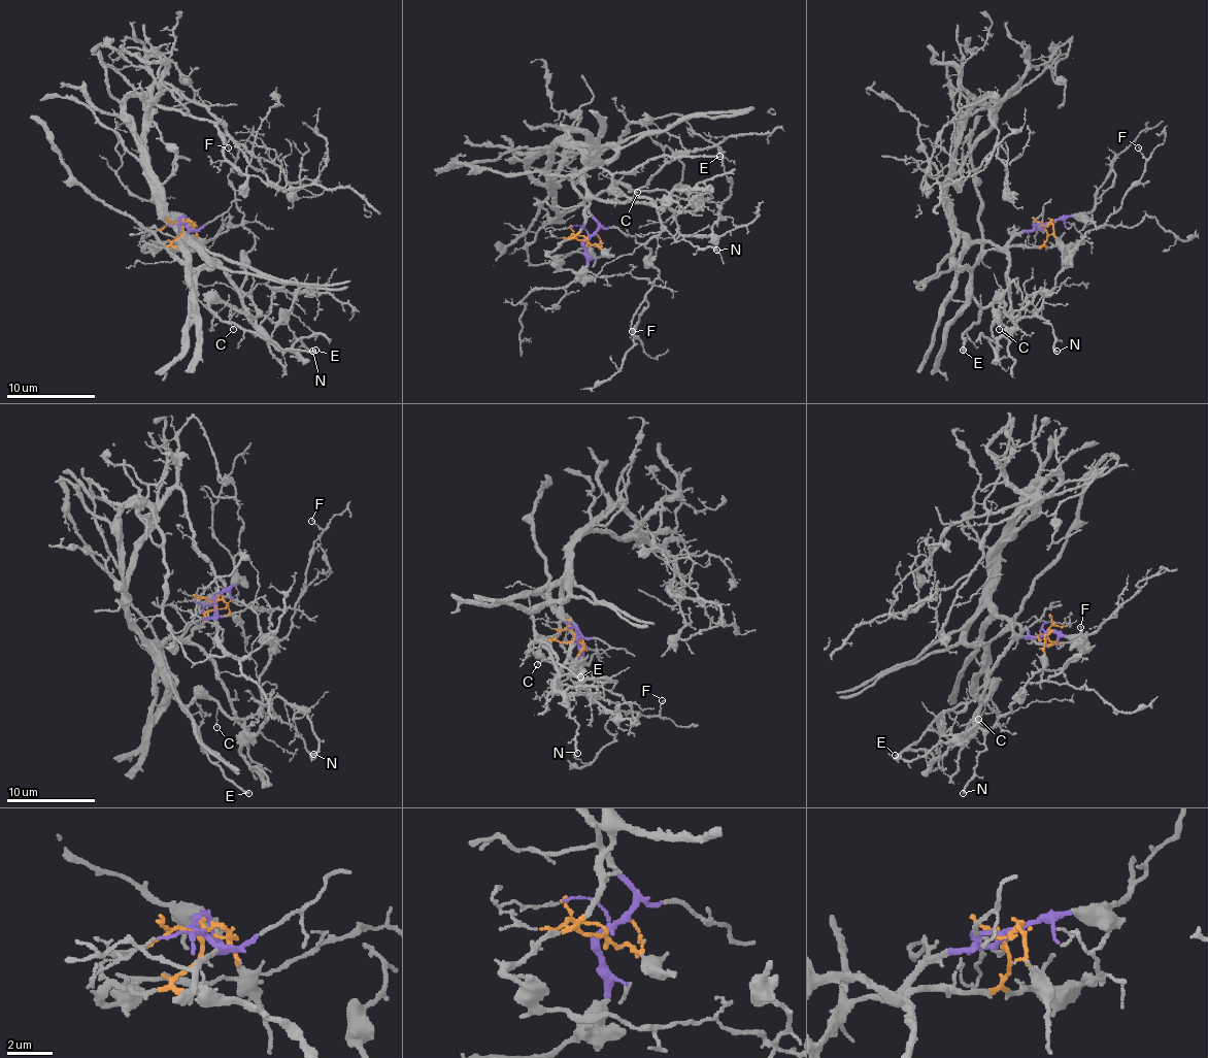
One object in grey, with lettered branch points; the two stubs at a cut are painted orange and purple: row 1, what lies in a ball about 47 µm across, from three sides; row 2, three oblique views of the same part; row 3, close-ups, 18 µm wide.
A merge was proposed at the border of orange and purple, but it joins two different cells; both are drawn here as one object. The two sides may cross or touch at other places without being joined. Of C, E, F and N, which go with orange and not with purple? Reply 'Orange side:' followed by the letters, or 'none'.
Orange side: none

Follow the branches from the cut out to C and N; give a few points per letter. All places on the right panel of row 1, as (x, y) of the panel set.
C: (1046, 225), (1027, 229), (1002, 248), (986, 250), (971, 271), (971, 292), (982, 307), (1004, 305), (1000, 329)
N: (1046, 225), (984, 252), (971, 271), (971, 292), (982, 307), (1002, 302), (1011, 316), (1042, 316), (1058, 352)

